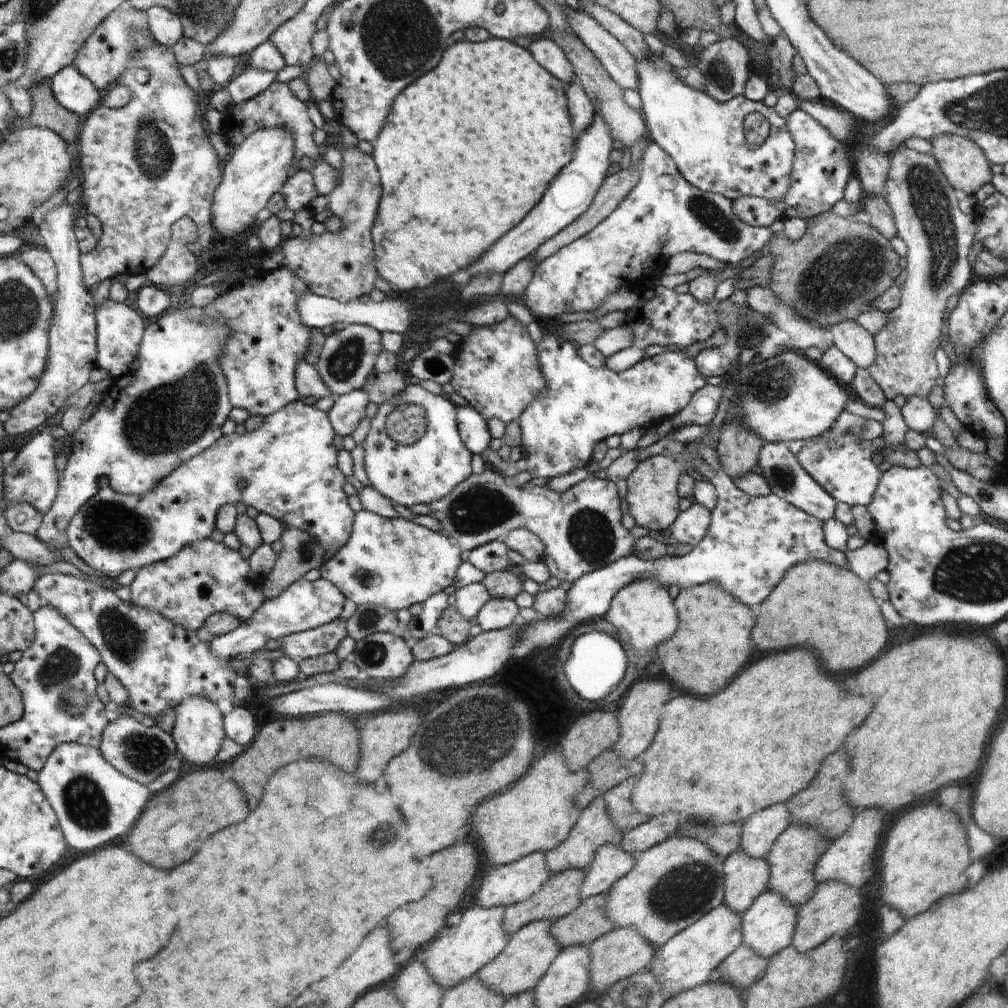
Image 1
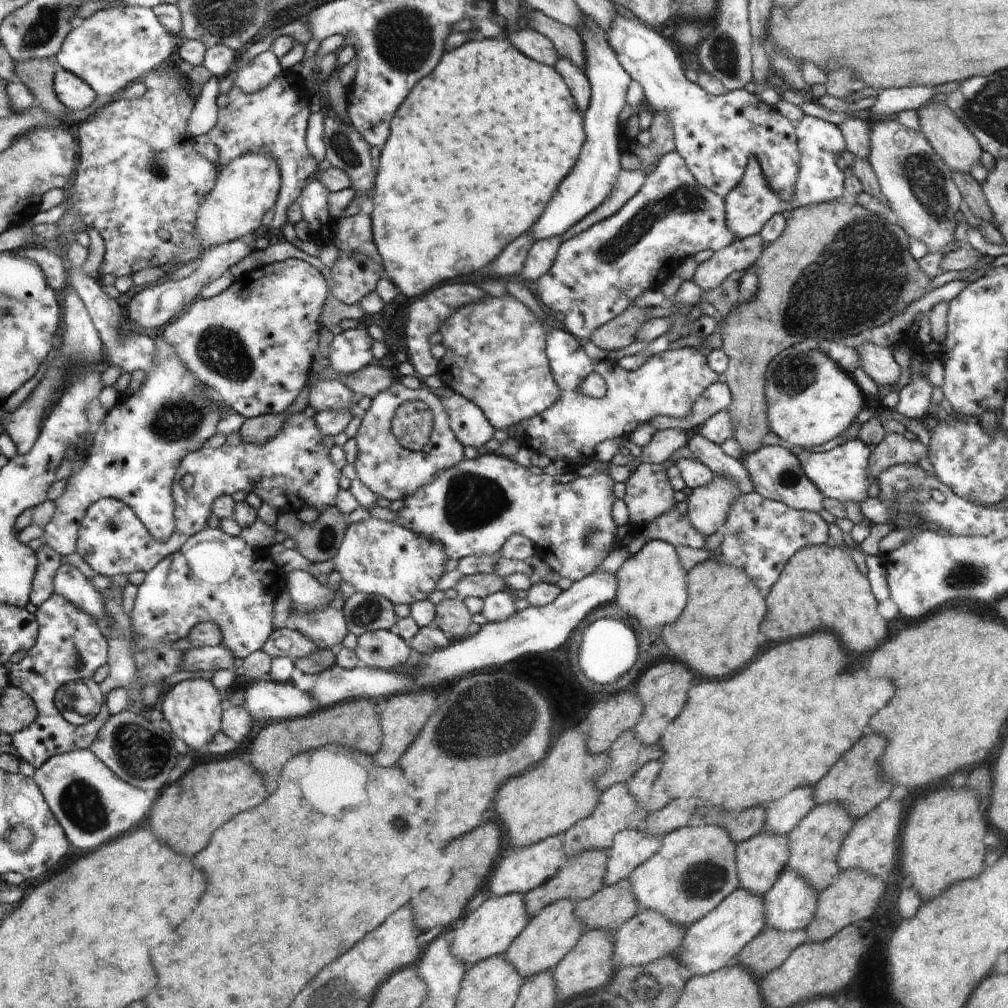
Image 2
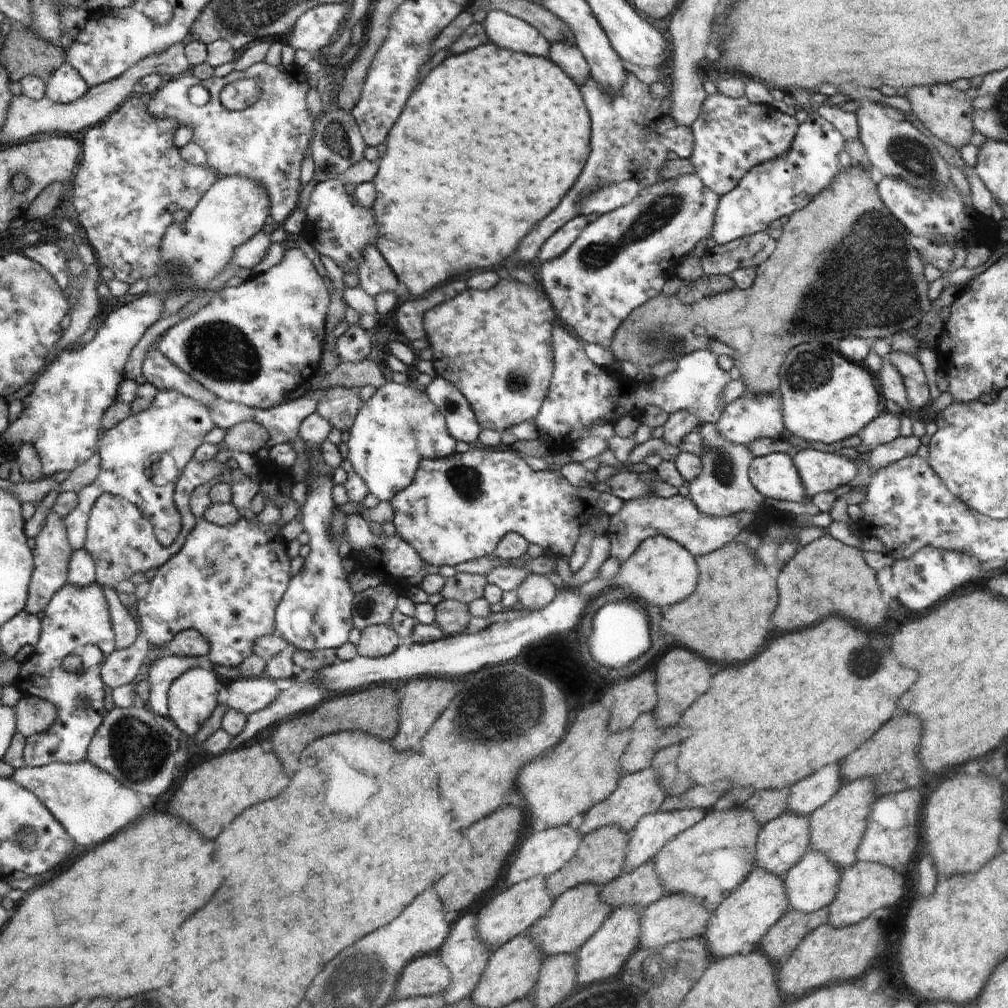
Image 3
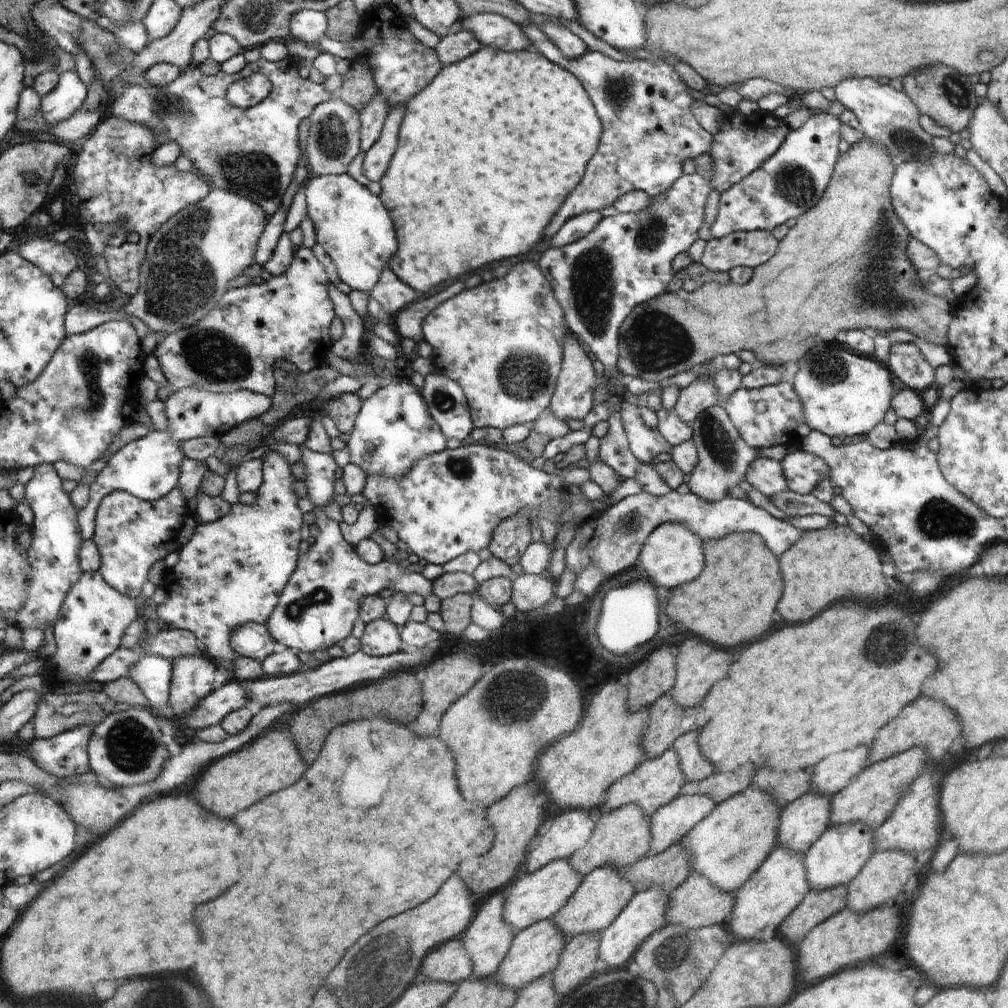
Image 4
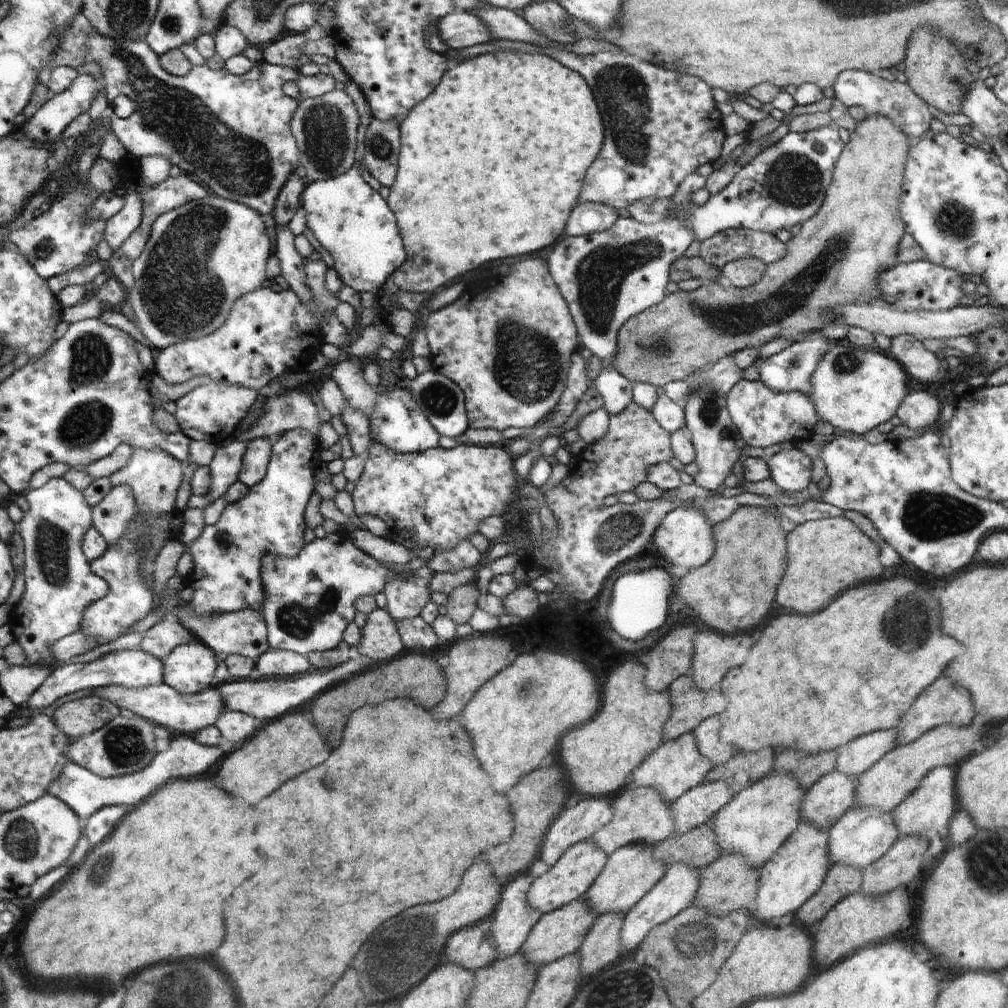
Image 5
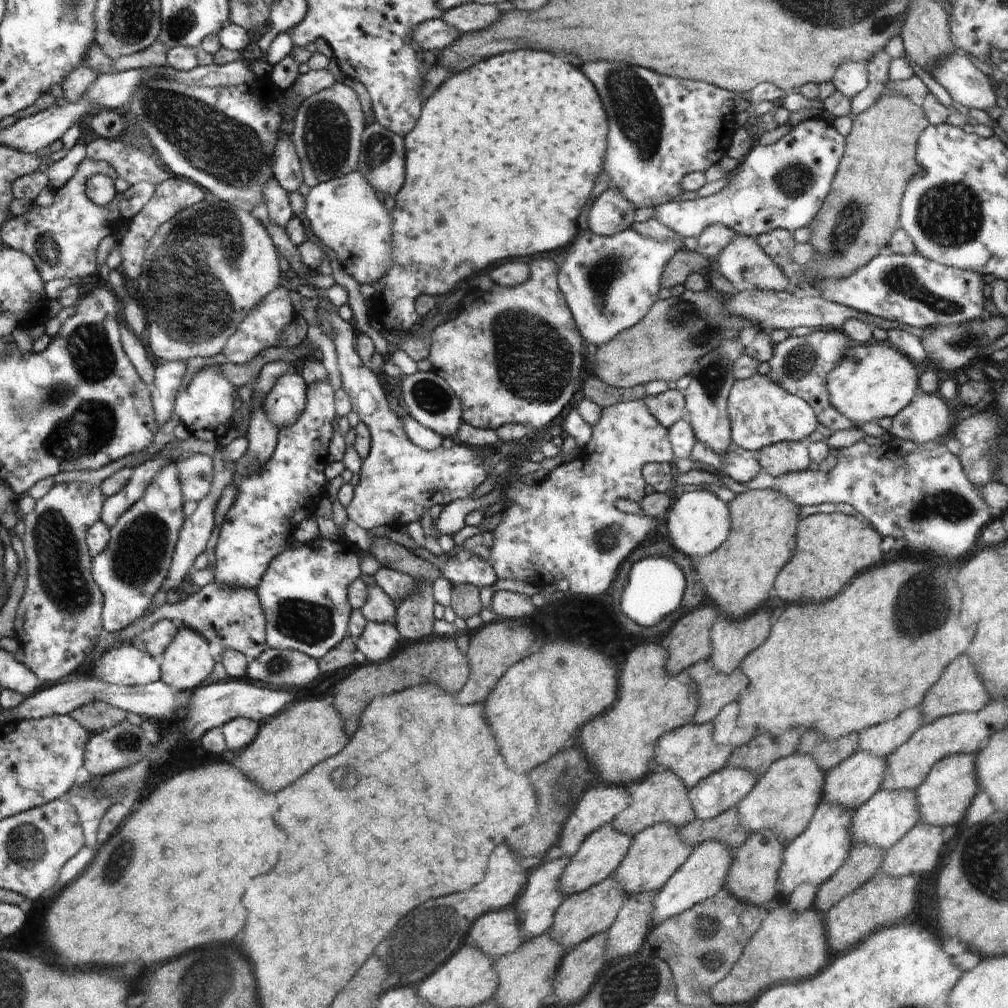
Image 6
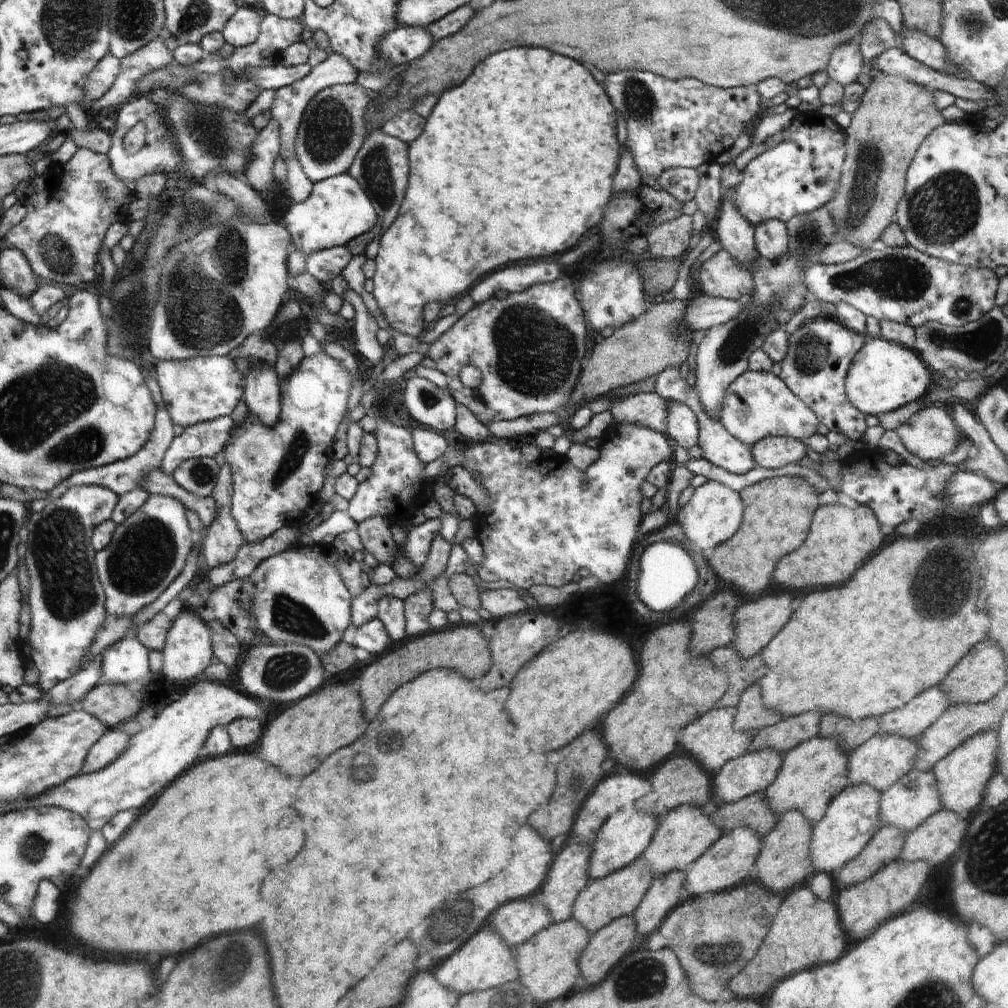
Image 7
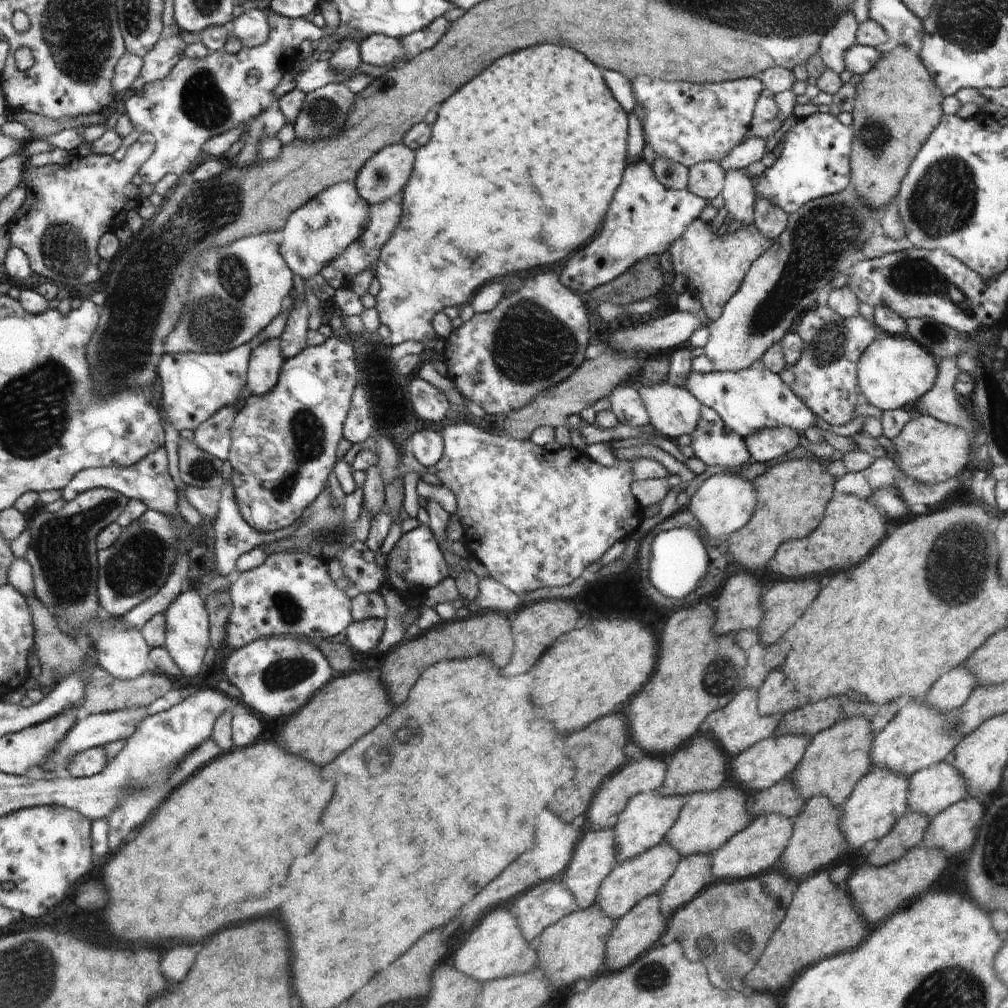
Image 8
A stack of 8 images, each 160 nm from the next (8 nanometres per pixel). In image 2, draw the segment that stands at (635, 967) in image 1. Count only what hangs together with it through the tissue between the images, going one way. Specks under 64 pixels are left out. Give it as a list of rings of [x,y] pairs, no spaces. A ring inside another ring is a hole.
[[[652,909],[640,910],[628,922],[622,923],[613,934],[615,936],[614,966],[620,968],[645,965],[665,956],[678,954],[685,934],[686,928],[671,921],[665,914]]]

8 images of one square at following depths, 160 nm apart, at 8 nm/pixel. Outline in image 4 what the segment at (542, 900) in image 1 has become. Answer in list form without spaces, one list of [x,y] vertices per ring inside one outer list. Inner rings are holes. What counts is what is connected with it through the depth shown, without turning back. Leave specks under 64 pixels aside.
[[[627,804],[616,810],[603,812],[598,816],[597,827],[594,829],[590,840],[582,850],[569,856],[568,860],[573,869],[582,876],[600,866],[614,865],[618,870],[627,868],[638,859],[648,855],[652,847],[653,833],[650,817],[635,804]]]

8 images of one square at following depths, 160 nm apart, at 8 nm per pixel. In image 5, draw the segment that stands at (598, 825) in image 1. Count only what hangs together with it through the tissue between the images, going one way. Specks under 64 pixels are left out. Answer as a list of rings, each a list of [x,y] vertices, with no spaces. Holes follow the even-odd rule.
[[[688,732],[675,739],[665,739],[661,746],[650,756],[647,756],[641,766],[634,770],[628,788],[654,787],[663,794],[666,801],[673,803],[686,791],[706,782],[705,778],[713,767],[710,760],[701,755],[701,751],[697,747],[696,737]]]

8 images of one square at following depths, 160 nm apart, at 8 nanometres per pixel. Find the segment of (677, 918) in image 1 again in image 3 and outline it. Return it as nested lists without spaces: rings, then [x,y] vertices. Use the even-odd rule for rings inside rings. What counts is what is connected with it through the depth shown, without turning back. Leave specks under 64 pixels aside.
[[[742,807],[709,810],[700,823],[669,840],[652,861],[668,892],[690,895],[713,911],[756,868],[757,836],[761,827],[753,812]]]

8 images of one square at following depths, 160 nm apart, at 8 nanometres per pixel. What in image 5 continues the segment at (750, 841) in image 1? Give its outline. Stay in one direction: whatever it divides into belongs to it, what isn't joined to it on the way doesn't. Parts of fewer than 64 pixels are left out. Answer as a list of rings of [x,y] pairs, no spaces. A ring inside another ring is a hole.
[[[895,727],[882,729],[860,736],[858,740],[838,747],[836,771],[858,776],[876,764],[888,751],[897,744],[898,731]]]

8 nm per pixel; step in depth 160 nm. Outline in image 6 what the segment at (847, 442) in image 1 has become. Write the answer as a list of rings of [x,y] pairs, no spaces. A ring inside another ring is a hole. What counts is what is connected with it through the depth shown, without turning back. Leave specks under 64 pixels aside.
[[[802,441],[771,444],[760,450],[761,468],[775,477],[805,471],[810,464],[808,451]]]

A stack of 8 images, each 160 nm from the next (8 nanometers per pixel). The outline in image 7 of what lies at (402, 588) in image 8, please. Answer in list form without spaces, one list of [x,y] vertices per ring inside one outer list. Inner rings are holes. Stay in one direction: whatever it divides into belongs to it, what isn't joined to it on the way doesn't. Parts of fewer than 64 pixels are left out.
[[[441,518],[428,519],[421,525],[410,526],[407,530],[406,542],[400,552],[417,568],[425,566],[432,550],[433,540],[440,535]]]

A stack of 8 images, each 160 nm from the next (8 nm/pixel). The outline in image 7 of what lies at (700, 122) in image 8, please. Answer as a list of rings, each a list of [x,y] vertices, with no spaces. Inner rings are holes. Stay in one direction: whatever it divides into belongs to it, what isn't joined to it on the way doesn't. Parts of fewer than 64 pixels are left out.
[[[630,70],[608,74],[604,83],[627,128],[624,147],[632,153],[641,176],[649,174],[655,179],[669,168],[697,169],[714,161],[714,156],[722,156],[760,109],[757,85],[725,89],[698,79],[670,80]]]

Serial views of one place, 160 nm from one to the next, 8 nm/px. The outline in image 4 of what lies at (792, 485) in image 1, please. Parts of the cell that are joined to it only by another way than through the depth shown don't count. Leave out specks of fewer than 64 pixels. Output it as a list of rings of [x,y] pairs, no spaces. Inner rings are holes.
[[[764,453],[754,459],[744,476],[744,483],[769,498],[788,489],[784,468],[780,462],[774,462],[774,453]]]

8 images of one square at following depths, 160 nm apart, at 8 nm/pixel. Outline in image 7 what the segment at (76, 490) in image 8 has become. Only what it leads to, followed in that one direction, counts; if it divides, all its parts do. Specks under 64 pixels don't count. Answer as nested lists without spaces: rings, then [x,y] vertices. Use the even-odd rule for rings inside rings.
[[[162,402],[158,407],[157,426],[153,428],[152,437],[140,451],[130,458],[126,458],[116,463],[78,471],[76,474],[69,476],[69,478],[66,479],[67,486],[70,488],[76,485],[98,485],[110,489],[112,492],[117,493],[119,497],[131,490],[142,489],[140,486],[143,477],[145,477],[151,470],[161,468],[160,463],[164,458],[167,448],[175,437],[174,431],[172,431],[172,426],[173,420],[168,412],[168,408],[166,408],[166,403]]]

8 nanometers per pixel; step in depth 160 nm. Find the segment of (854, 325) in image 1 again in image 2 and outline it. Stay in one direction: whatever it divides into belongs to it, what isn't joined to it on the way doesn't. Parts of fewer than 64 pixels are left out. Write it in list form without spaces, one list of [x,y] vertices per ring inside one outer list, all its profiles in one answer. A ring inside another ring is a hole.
[[[869,343],[857,347],[857,351],[860,368],[882,389],[882,394],[885,387],[894,390],[900,380],[900,365],[892,356],[891,349]]]

